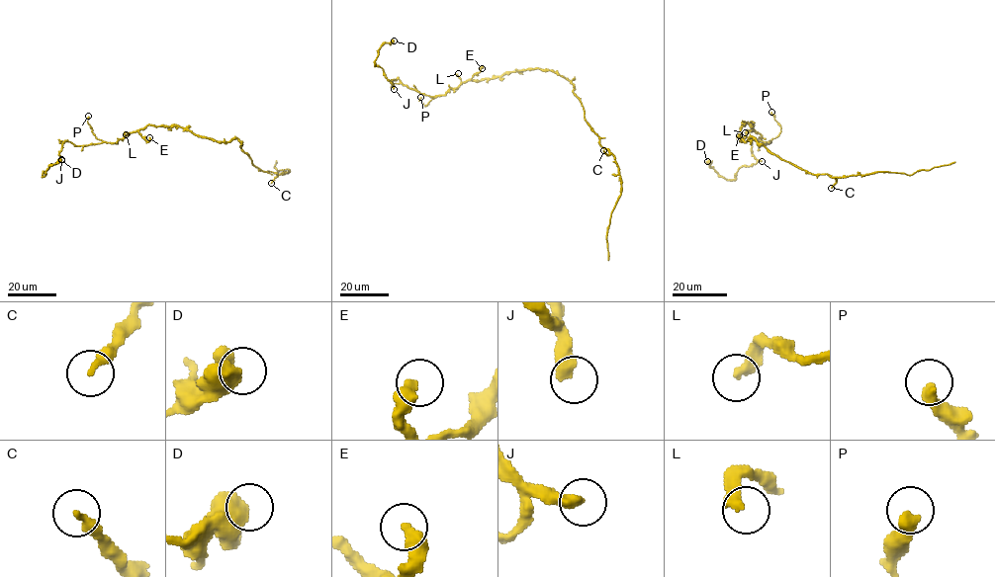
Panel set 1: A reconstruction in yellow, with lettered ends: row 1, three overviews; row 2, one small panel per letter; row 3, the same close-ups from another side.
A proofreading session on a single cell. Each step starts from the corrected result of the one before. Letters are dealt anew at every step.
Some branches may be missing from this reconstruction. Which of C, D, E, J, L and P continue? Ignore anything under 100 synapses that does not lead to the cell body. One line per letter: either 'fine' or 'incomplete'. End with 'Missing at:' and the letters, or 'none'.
C: fine
D: fine
E: fine
J: fine
L: fine
P: fine
Missing at: none

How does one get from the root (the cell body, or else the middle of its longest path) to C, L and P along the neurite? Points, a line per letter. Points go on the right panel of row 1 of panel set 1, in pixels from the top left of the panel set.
C: (739, 136), (745, 141), (753, 137), (771, 152), (809, 172), (831, 175), (835, 179), (831, 188)
L: (739, 136), (742, 124), (752, 122), (754, 130), (745, 132)
P: (739, 136), (742, 124), (752, 122), (752, 128), (763, 141), (775, 138), (780, 125), (771, 112)

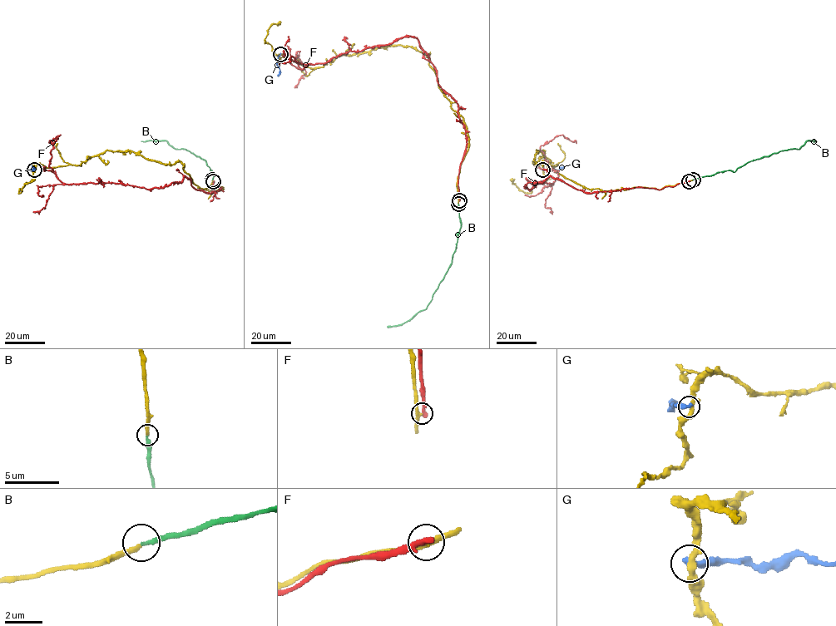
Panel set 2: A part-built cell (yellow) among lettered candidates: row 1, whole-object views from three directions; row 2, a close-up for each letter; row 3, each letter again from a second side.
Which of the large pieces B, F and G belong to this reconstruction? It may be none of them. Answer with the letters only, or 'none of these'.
B

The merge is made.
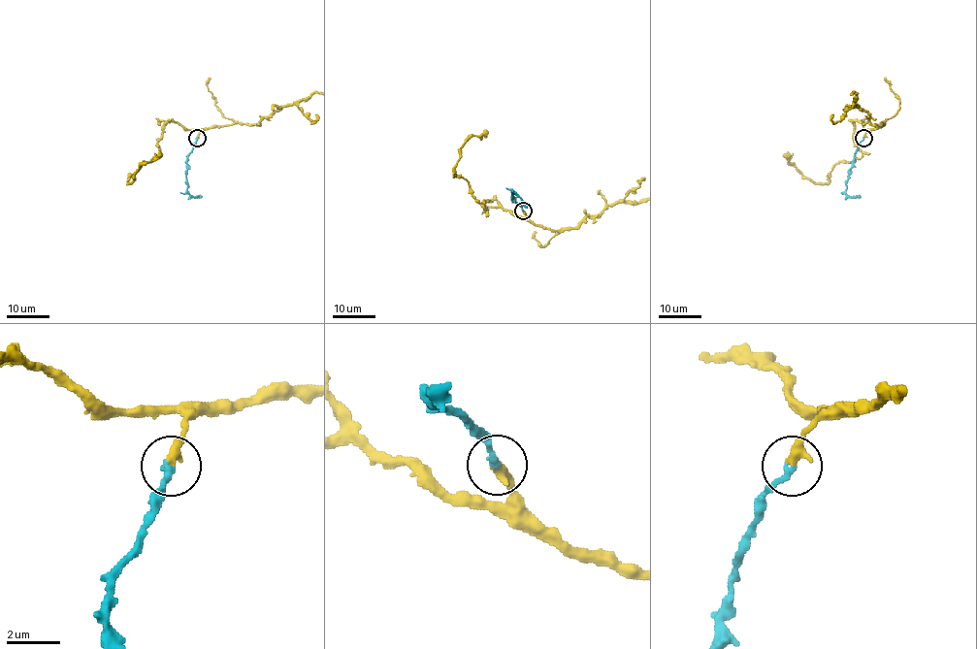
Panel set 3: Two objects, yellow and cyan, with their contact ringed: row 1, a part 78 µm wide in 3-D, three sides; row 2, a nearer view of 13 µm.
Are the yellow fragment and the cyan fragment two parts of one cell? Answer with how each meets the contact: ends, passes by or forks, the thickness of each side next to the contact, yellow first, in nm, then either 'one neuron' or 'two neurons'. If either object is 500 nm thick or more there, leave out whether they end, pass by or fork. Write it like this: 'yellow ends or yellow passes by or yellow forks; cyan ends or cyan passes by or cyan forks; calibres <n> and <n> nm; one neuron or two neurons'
yellow ends; cyan ends; calibres 400 and 240 nm; one neuron

